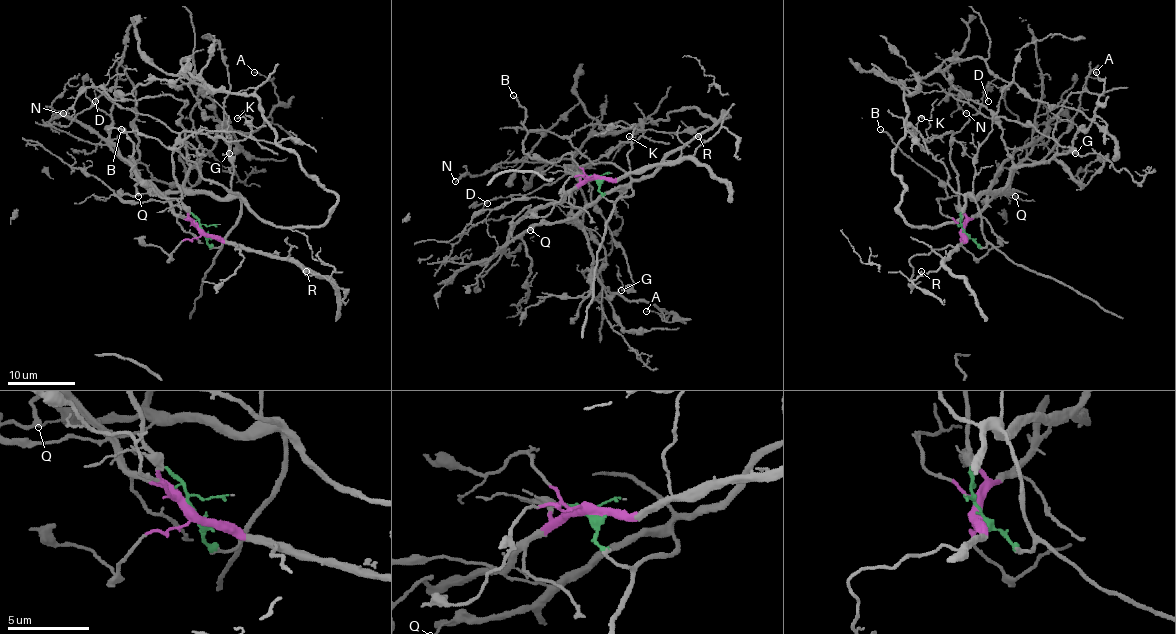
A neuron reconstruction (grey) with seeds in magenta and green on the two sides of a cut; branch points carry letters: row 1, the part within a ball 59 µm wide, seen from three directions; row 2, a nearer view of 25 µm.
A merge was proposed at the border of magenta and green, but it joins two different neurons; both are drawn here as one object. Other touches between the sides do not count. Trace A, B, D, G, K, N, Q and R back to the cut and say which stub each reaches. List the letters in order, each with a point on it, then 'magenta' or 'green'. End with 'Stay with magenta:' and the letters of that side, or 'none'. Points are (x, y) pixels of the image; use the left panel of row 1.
A: place (254, 72); green
B: place (121, 129); magenta
D: place (95, 101); magenta
G: place (229, 153); green
K: place (237, 118); magenta
N: place (63, 113); green
Q: place (138, 196); green
R: place (306, 271); magenta
Stay with magenta: B, D, K, R

